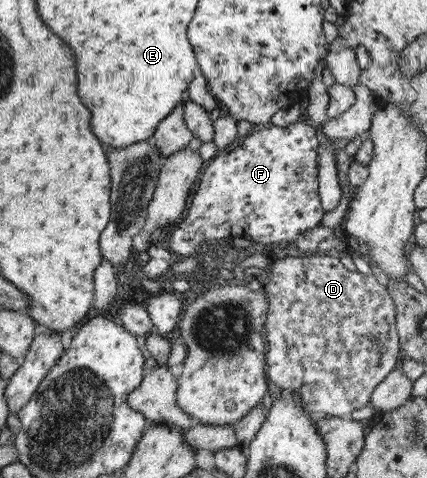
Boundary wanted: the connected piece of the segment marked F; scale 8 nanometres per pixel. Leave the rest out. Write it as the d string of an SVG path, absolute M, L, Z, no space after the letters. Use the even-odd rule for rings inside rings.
M304 121L291 123L284 127L280 126L257 126L251 130L250 134L246 134L241 140L233 144L229 149L224 149L223 153L217 153L210 164L208 163L206 169L202 171L199 175L198 189L196 193L192 195L190 199L190 207L186 211L186 215L183 216L180 225L176 225L174 229L169 229L162 233L157 239L157 243L161 240L166 241L166 247L177 253L177 255L182 259L184 257L190 257L195 255L195 251L201 249L200 245L204 244L204 241L213 241L220 239L228 239L230 237L243 236L250 239L251 241L258 241L264 244L280 243L282 248L294 242L296 235L302 234L310 229L314 229L320 225L320 220L322 219L323 209L320 205L320 199L317 191L317 175L318 175L318 155L317 149L319 147L321 139L316 136L316 128L313 129L312 126L308 126Z

